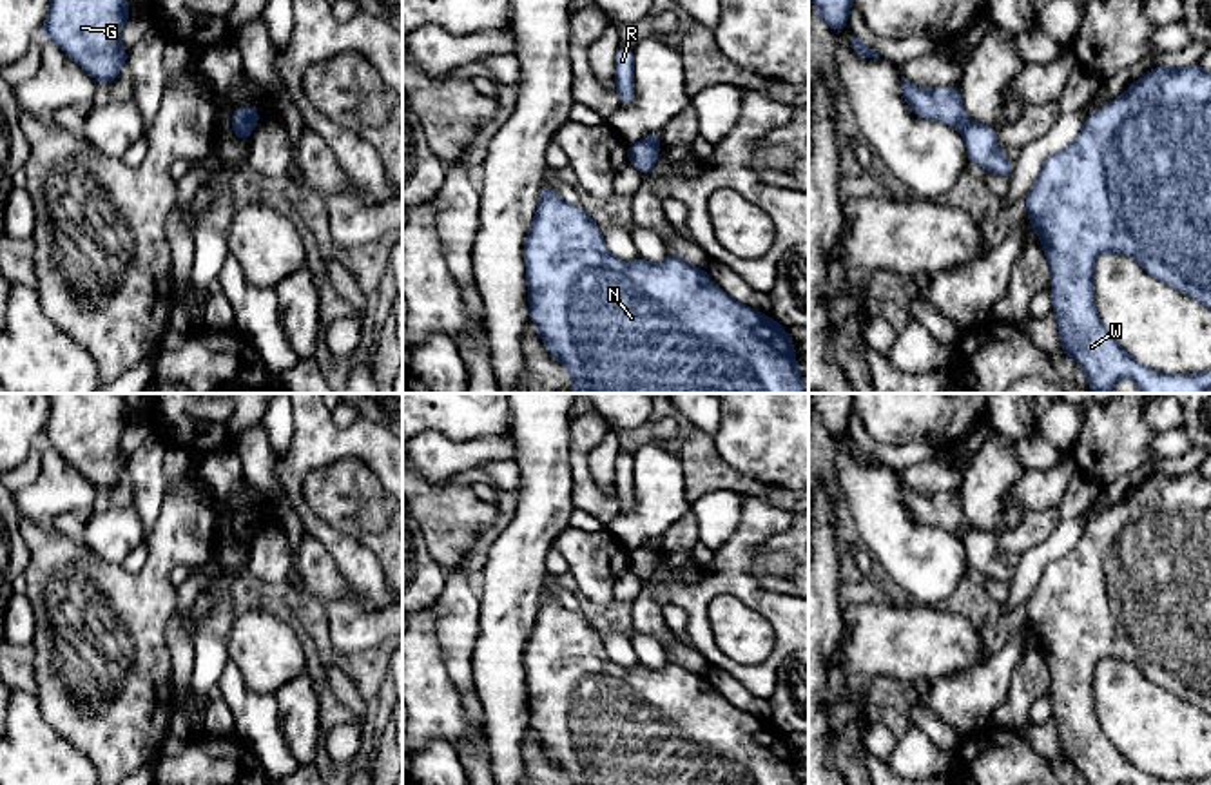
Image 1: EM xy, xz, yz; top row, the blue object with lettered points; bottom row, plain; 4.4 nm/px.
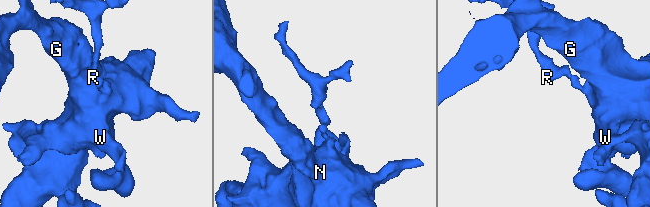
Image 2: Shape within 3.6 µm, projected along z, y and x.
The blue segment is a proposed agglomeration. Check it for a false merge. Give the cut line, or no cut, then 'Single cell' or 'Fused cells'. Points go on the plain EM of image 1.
Split along xy (232, 528), (249, 539). Fused cells

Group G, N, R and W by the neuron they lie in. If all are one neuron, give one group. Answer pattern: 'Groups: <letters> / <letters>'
Groups: G N W / R

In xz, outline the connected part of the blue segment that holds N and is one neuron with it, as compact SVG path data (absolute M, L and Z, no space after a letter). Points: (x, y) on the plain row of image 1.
M546 589L524 647L524 669L529 725L546 756L569 776L571 785L803 785L787 734L772 722L731 705L703 674L671 658L664 669L616 665L598 631Z

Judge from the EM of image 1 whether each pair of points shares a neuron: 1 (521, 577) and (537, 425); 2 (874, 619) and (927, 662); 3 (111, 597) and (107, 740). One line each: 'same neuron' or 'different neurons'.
1: same neuron
2: same neuron
3: same neuron

